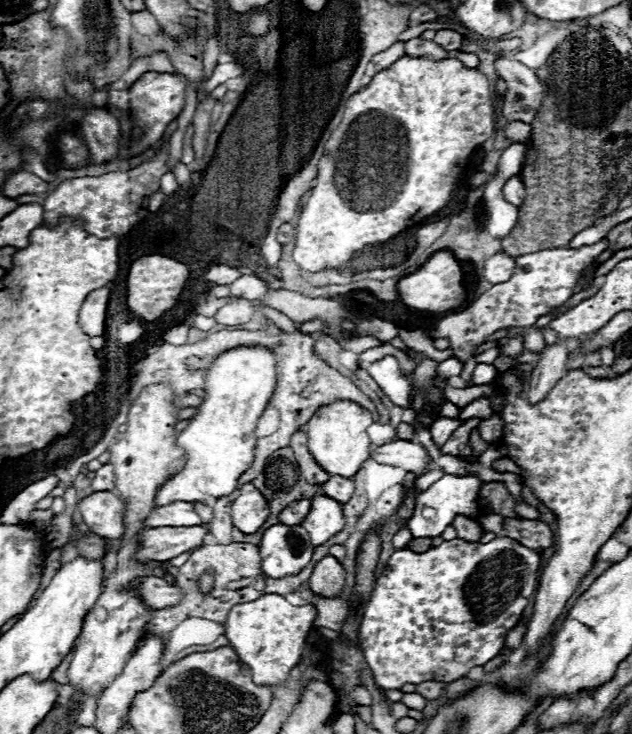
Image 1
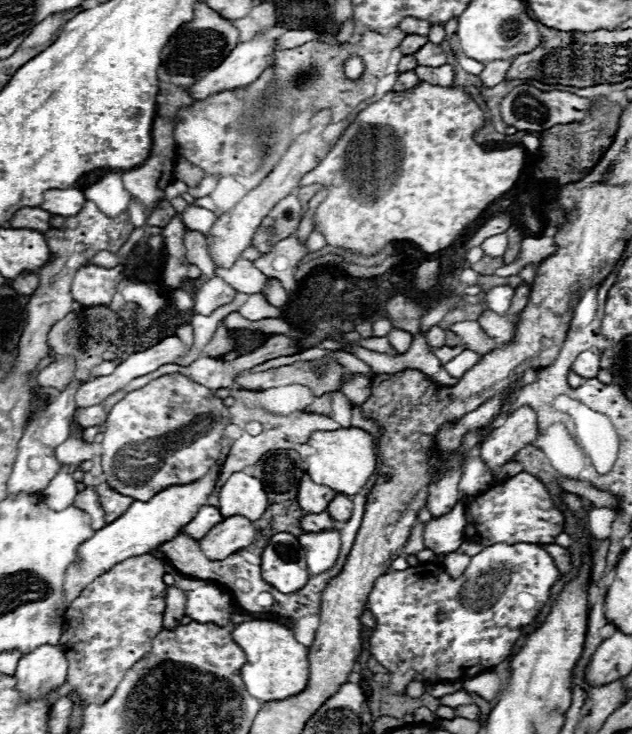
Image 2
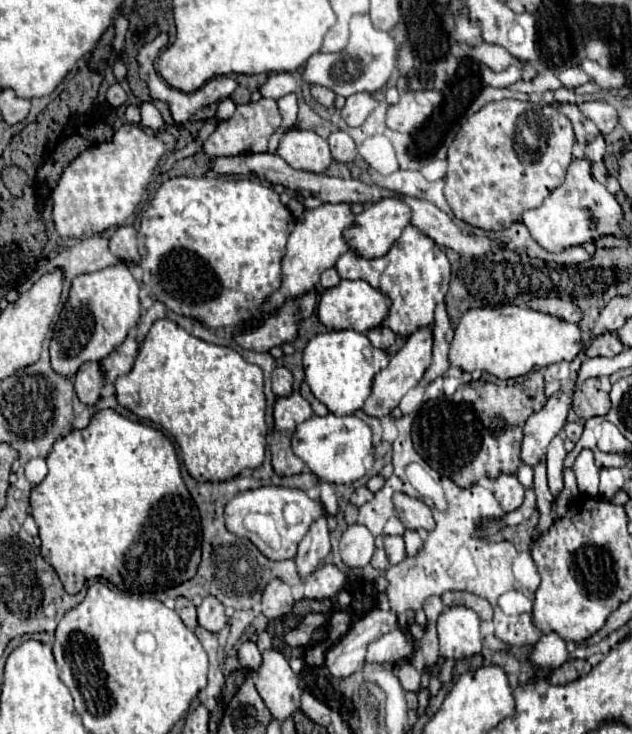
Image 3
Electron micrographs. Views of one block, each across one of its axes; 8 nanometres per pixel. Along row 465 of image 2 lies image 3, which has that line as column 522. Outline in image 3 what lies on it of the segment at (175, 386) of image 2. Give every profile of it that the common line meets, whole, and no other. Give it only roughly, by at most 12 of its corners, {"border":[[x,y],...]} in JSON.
{"border":[[488,102],[448,148],[454,216],[500,232],[556,190],[572,122]]}

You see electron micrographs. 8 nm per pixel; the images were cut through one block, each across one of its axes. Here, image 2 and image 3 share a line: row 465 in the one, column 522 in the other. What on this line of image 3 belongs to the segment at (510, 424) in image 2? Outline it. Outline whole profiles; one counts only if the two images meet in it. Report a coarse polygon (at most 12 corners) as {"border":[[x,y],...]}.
{"border":[[514,474],[494,478],[494,496],[504,512],[524,502],[524,486]]}

